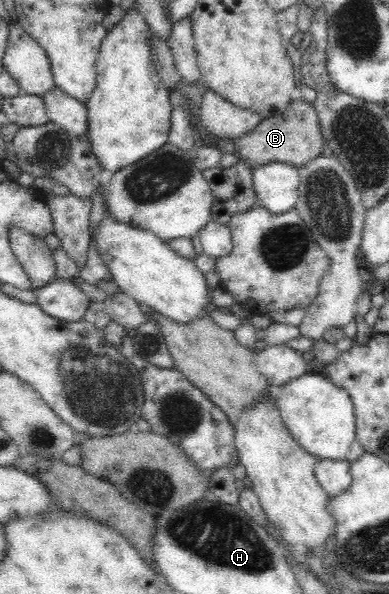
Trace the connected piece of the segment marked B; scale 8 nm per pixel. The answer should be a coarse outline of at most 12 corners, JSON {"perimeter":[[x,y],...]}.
{"perimeter":[[291,100],[233,138],[255,167],[300,168],[324,145],[314,105]]}

